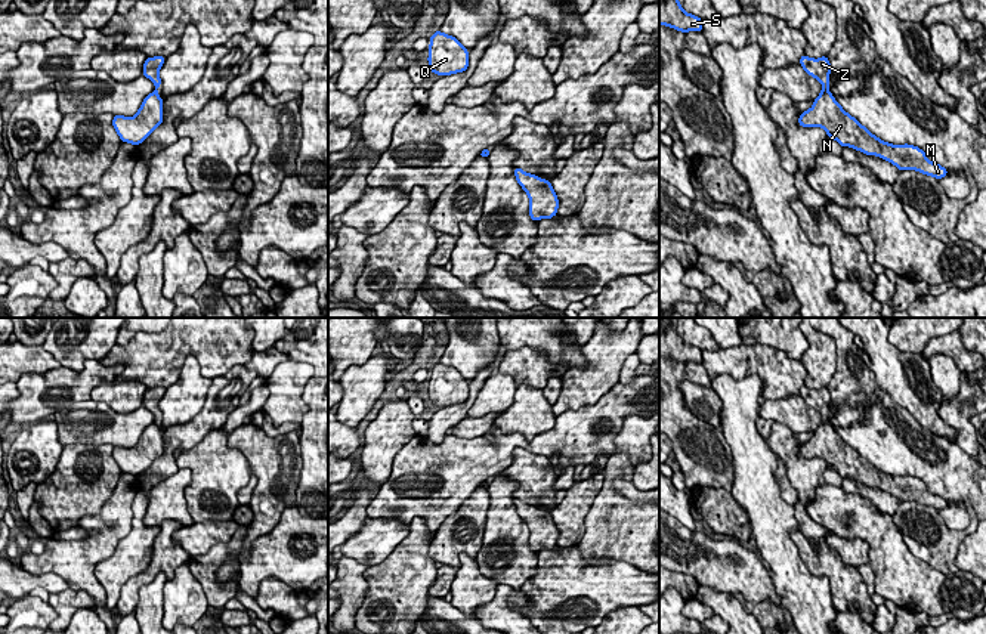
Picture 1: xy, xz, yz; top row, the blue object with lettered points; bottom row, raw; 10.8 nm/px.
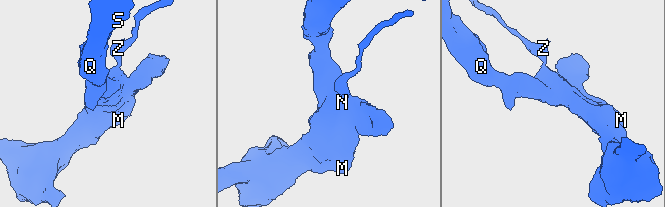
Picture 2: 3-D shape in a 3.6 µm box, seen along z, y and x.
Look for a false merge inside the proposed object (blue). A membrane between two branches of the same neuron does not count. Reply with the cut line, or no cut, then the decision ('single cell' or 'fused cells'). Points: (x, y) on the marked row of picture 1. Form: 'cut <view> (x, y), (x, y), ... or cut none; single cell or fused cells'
cut yz (828, 90), (821, 93); fused cells

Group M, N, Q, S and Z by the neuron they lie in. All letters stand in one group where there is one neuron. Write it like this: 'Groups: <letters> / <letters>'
Groups: M N Q S / Z

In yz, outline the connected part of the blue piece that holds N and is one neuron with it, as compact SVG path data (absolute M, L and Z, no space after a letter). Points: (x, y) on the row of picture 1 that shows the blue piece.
M831 92L820 93L810 109L798 117L803 127L822 127L843 148L850 146L866 155L877 155L894 164L900 171L917 170L937 180L948 174L940 164L931 163L925 152L912 145L891 145L874 136L854 117L847 114Z

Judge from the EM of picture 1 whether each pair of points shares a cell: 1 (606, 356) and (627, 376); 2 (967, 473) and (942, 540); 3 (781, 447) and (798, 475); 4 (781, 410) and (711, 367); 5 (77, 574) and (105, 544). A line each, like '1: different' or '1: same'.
1: different
2: different
3: same
4: different
5: same

